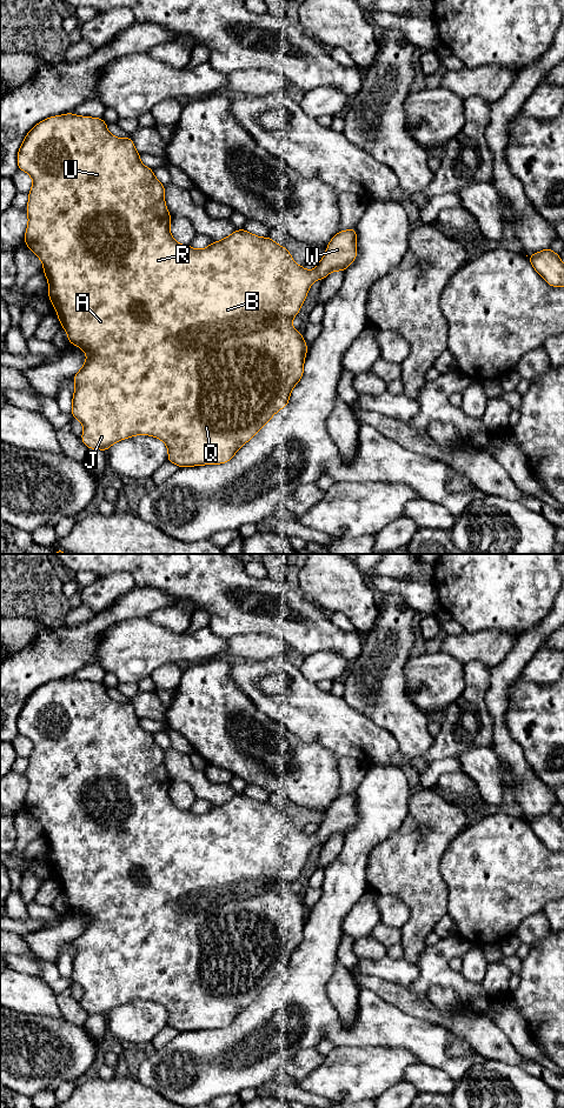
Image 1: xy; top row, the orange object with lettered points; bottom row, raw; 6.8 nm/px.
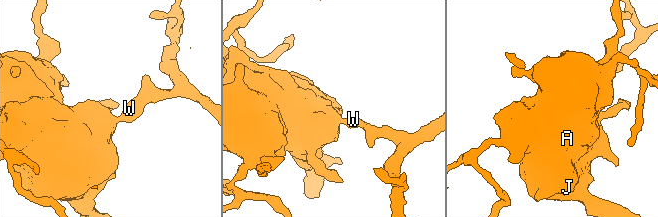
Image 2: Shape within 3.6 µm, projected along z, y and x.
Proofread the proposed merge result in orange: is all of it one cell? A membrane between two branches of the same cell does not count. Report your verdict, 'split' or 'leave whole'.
leave whole

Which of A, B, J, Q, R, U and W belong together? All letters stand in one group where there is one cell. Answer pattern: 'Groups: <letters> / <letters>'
Groups: A B J Q R U W

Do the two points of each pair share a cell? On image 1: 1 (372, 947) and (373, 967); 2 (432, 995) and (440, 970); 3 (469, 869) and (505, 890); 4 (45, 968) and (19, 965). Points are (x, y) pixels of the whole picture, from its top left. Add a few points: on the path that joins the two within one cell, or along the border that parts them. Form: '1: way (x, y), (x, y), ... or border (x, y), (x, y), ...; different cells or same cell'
1: border (386, 954), (375, 960), (359, 959); different cells
2: border (424, 995), (432, 986), (449, 986), (459, 1001); different cells
3: way (478, 869), (484, 869), (496, 881); same cell
4: way (39, 967), (25, 965); same cell

